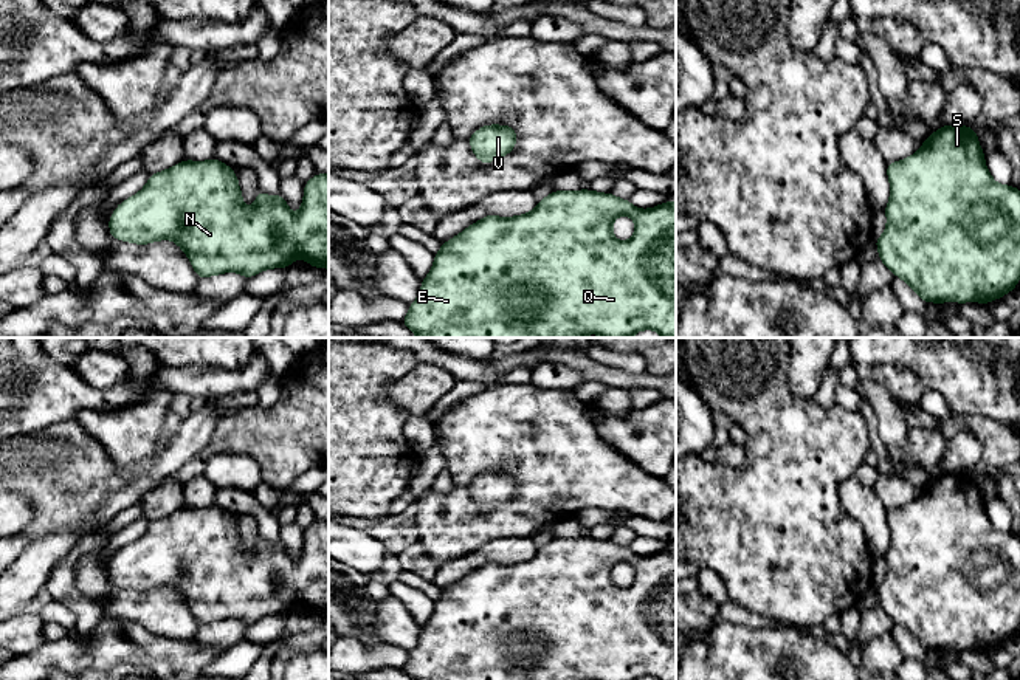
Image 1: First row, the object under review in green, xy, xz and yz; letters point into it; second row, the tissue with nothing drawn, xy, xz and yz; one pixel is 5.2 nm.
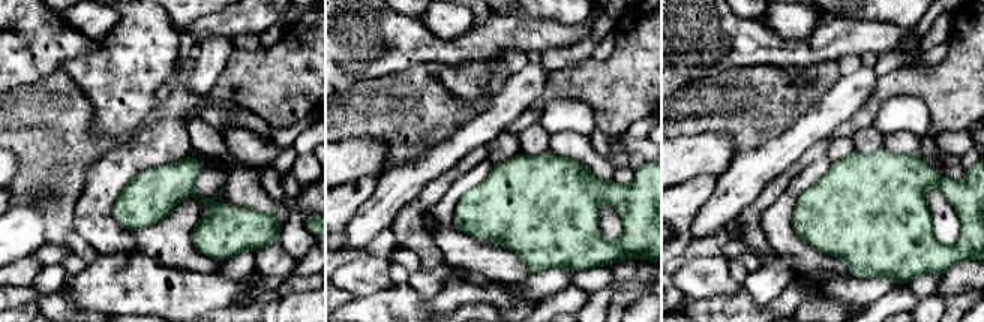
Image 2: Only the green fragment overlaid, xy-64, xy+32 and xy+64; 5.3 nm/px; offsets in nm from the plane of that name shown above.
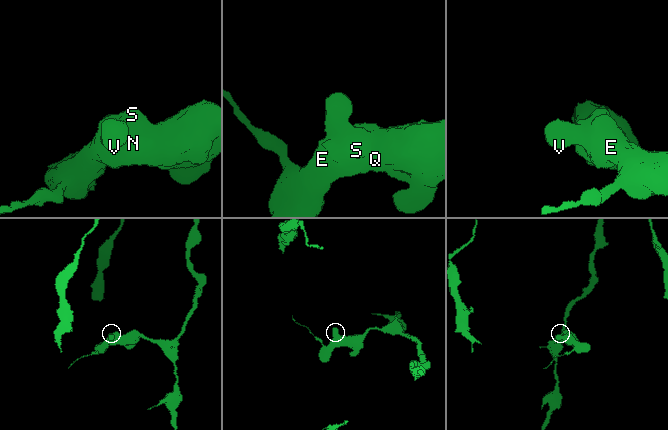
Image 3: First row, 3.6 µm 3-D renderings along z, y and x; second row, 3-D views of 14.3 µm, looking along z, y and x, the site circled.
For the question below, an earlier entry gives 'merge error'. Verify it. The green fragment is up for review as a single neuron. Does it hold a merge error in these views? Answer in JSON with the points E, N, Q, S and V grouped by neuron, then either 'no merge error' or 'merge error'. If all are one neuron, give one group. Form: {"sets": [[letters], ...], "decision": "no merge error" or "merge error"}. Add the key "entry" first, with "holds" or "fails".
{"entry": "fails", "sets": [["E", "N", "Q", "S", "V"]], "decision": "no merge error"}

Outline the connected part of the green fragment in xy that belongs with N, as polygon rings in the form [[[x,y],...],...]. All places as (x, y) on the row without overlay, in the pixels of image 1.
[[[186,505],[163,519],[150,520],[138,541],[113,556],[109,578],[112,586],[135,592],[174,587],[189,604],[198,626],[233,618],[250,626],[265,616],[288,615],[295,606],[305,606],[310,613],[329,616],[329,522],[318,519],[304,530],[304,547],[296,562],[288,556],[282,541],[271,544],[259,536],[253,555],[246,555],[242,544],[237,520],[228,511],[217,505],[206,508]]]

